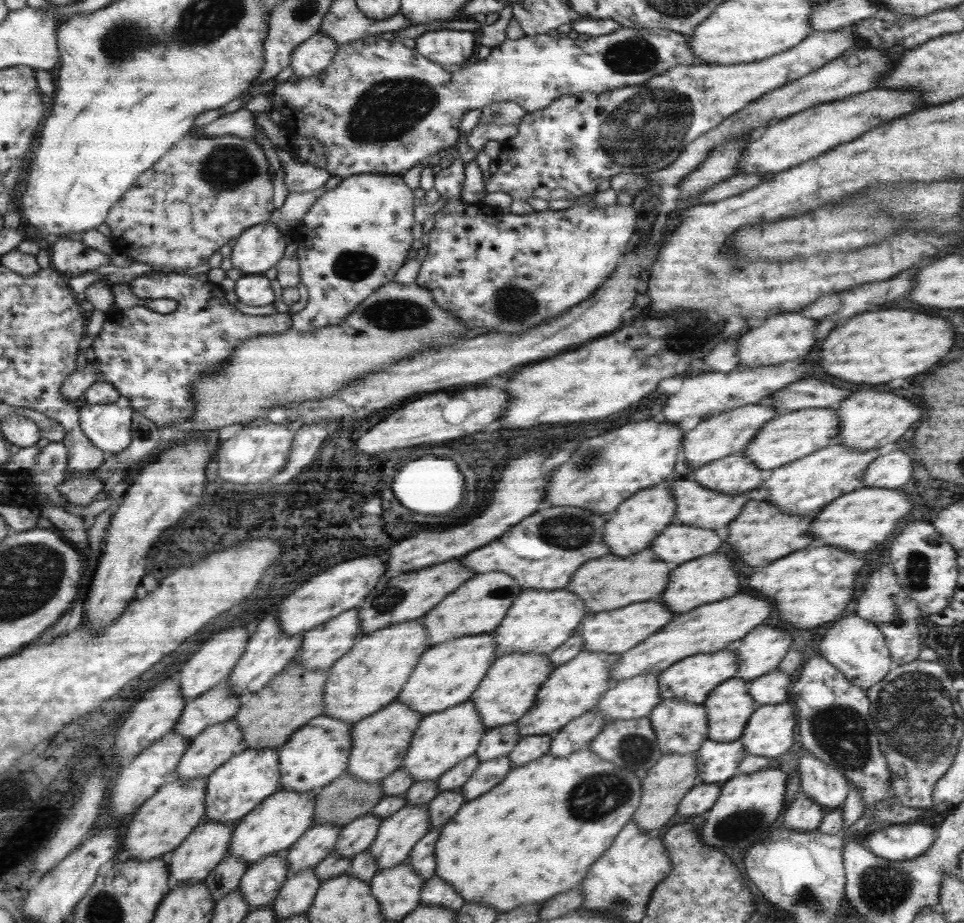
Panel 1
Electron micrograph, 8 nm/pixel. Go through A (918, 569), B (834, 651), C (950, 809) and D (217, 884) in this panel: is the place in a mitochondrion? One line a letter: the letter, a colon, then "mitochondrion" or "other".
A: mitochondrion
B: other
C: other
D: other

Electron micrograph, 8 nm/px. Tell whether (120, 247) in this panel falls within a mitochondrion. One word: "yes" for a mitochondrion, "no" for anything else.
no

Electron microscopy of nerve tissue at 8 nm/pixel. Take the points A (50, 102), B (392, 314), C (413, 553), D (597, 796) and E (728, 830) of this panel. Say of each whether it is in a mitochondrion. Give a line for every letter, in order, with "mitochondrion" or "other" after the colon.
A: other
B: mitochondrion
C: other
D: mitochondrion
E: mitochondrion

